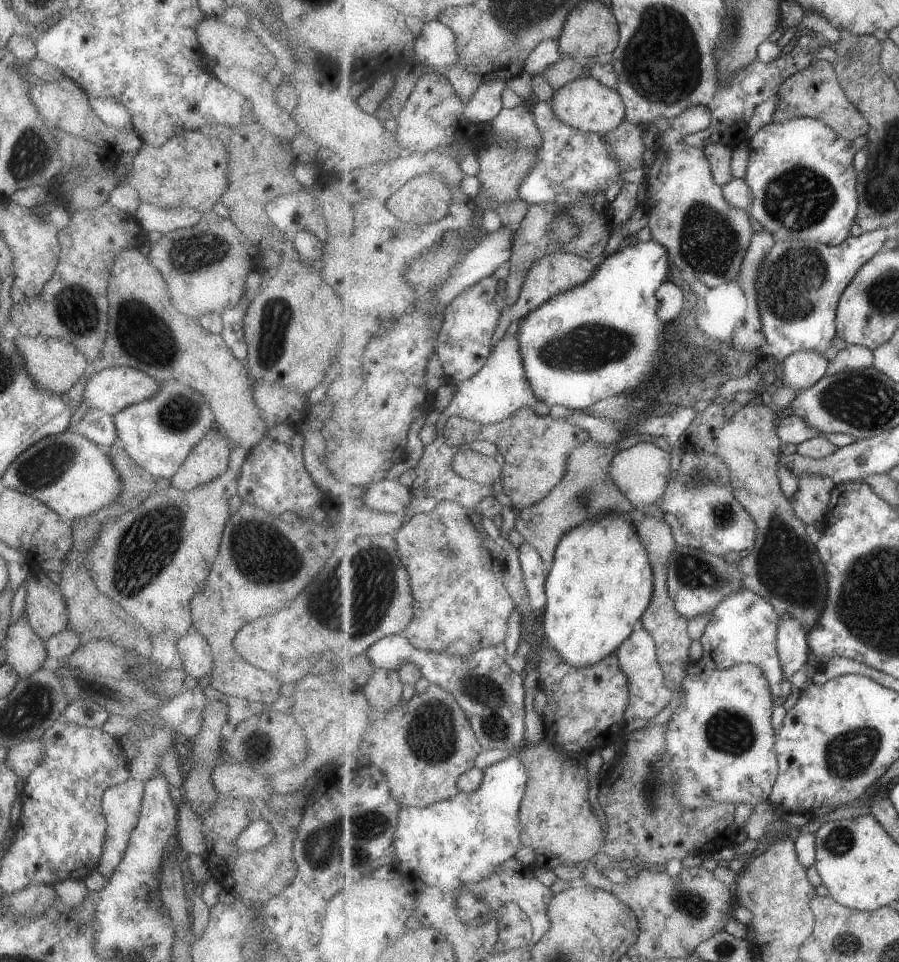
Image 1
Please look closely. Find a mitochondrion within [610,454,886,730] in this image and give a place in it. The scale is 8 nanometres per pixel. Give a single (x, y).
(784, 568)

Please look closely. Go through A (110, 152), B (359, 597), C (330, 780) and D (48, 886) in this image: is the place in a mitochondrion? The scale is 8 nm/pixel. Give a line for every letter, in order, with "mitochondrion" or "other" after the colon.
A: other
B: mitochondrion
C: other
D: other

